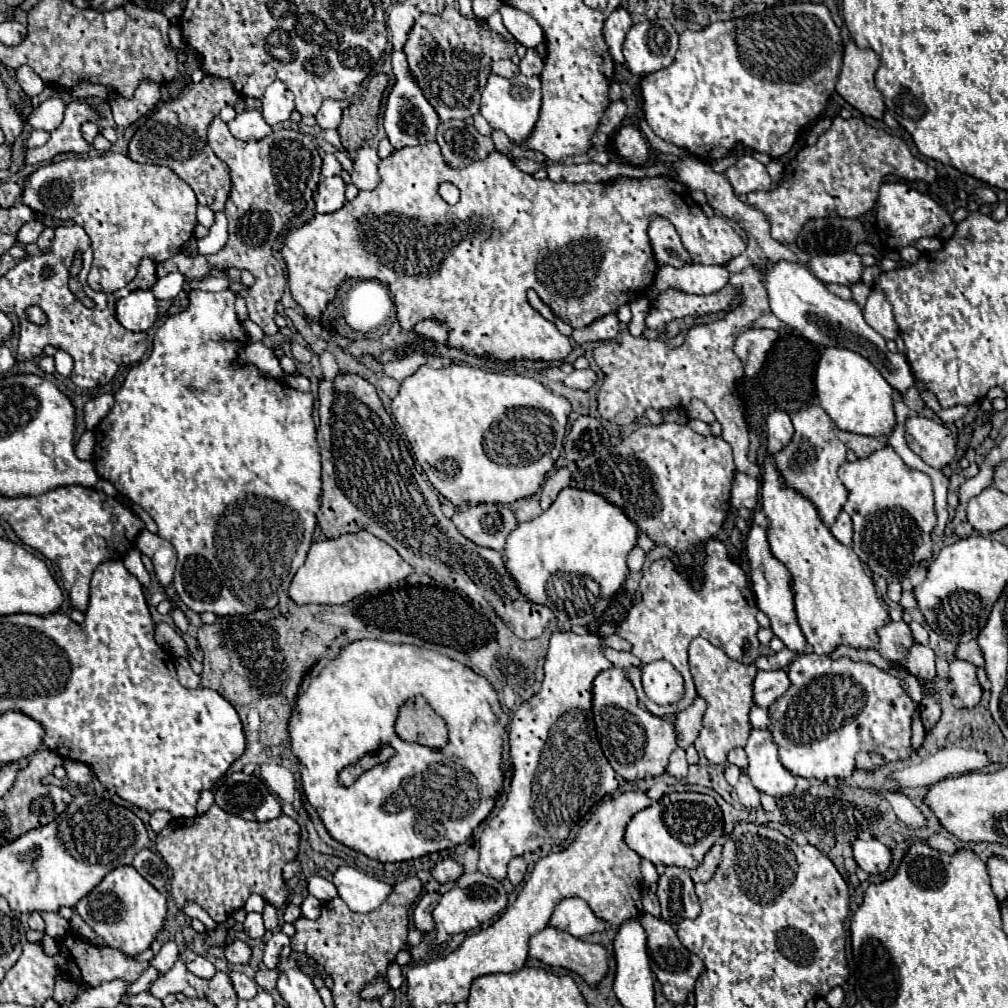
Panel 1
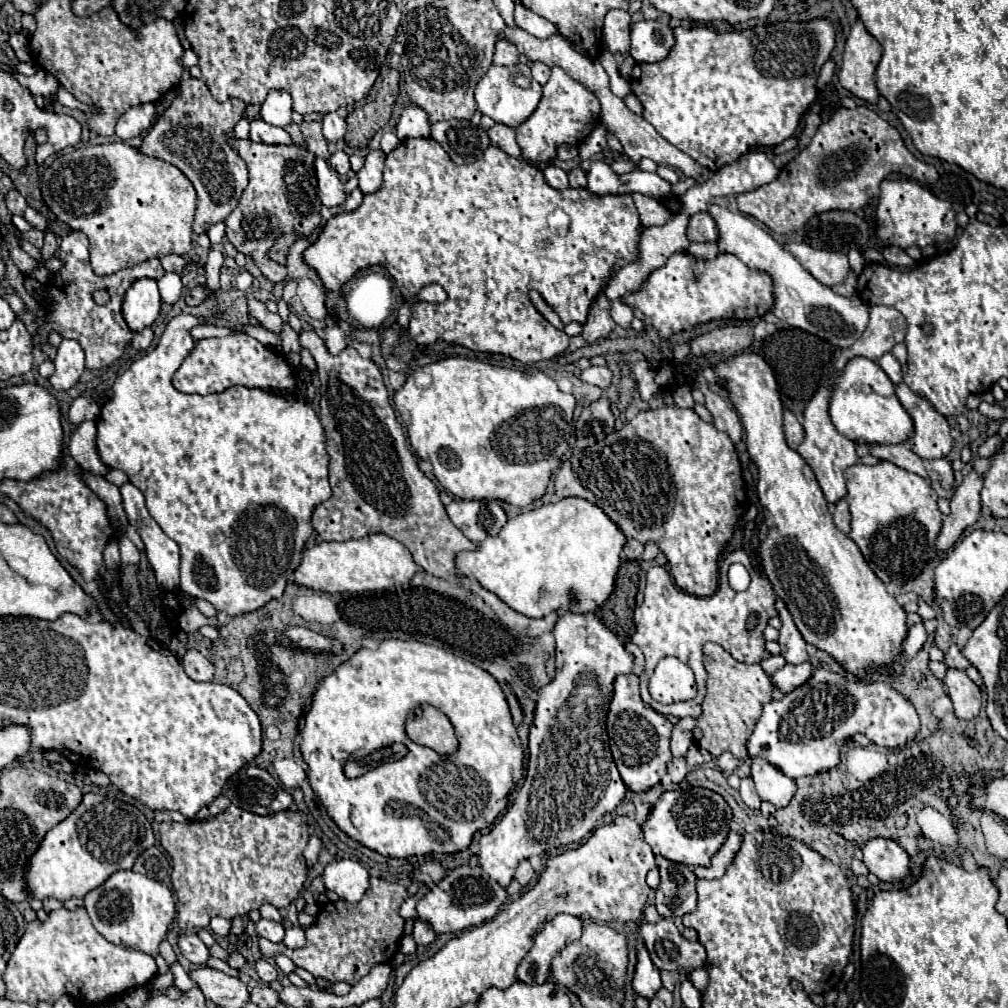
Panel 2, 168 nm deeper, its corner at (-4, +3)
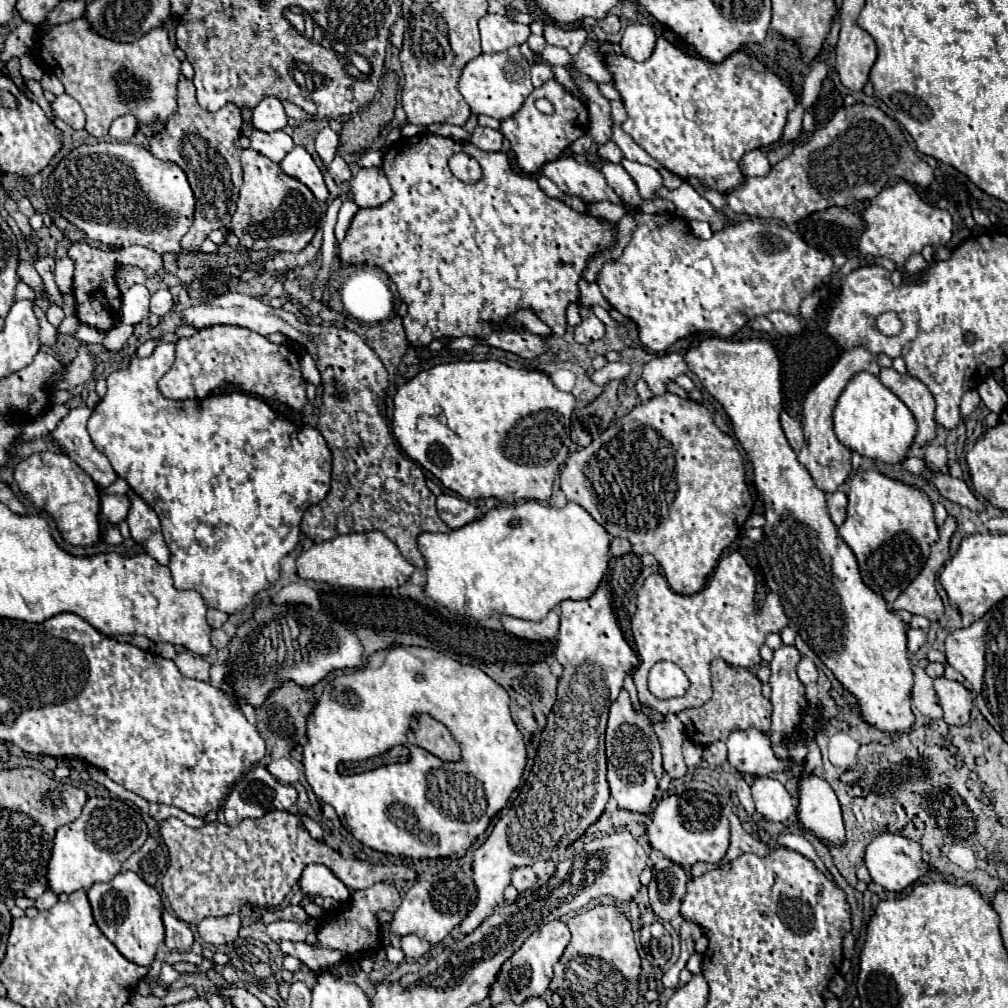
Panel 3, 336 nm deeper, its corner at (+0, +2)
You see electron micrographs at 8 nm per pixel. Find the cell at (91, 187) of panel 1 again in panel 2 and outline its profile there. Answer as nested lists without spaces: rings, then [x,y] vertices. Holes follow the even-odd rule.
[[[124,142],[84,146],[58,156],[44,170],[40,186],[48,208],[72,230],[80,230],[88,236],[90,262],[98,276],[108,276],[110,272],[118,272],[118,268],[128,268],[130,264],[138,264],[138,260],[148,260],[150,256],[184,256],[192,248],[190,230],[198,204],[194,186],[176,166],[150,158]]]

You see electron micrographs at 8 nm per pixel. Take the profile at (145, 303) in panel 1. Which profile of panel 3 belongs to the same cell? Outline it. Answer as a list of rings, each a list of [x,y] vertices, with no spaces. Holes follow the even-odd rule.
[[[132,285],[122,295],[120,319],[126,325],[140,325],[150,315],[150,291],[144,285]]]

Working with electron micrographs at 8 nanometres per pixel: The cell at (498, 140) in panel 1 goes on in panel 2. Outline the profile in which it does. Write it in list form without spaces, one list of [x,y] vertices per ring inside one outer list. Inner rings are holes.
[[[494,124],[486,134],[488,134],[492,146],[500,148],[502,152],[506,152],[510,156],[522,158],[522,152],[520,152],[520,148],[516,144],[516,132],[514,132],[514,128],[510,128],[506,124]]]

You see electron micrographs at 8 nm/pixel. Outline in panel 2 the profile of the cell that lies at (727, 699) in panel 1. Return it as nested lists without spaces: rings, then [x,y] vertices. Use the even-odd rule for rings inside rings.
[[[718,644],[704,646],[704,666],[708,670],[708,694],[702,702],[702,714],[696,718],[694,740],[714,758],[730,750],[740,760],[746,760],[746,736],[754,730],[762,706],[772,700],[772,680],[760,664],[742,664]]]

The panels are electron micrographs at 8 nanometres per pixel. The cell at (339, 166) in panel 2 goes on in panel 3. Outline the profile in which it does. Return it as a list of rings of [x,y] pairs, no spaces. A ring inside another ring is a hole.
[[[336,155],[334,161],[328,165],[328,173],[332,175],[332,179],[336,183],[344,183],[344,181],[350,181],[352,179],[350,169],[348,169],[348,163],[340,155]]]

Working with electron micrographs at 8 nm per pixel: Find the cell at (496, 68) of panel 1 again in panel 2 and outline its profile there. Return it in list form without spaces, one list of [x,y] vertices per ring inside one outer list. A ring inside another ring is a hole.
[[[500,32],[496,46],[494,46],[494,64],[514,66],[514,64],[518,64],[518,56],[520,56],[520,52],[518,52],[516,44],[510,42],[504,32]]]

